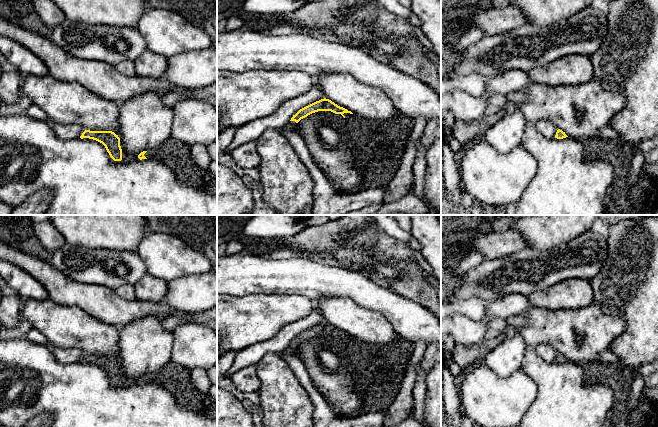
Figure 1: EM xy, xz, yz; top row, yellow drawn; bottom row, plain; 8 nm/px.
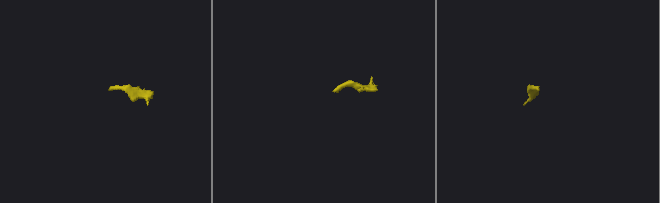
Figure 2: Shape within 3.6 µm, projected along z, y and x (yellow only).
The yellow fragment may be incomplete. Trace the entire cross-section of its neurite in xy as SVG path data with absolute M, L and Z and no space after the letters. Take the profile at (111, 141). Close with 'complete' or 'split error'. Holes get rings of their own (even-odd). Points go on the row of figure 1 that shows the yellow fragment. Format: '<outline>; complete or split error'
M85 130L80 136L81 139L89 138L102 143L110 157L114 161L122 160L122 149L120 146L120 138L112 131L90 131Z; complete

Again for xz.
M324 98L300 109L284 128L297 131L297 123L301 119L318 111L331 111L335 114L341 114L346 119L348 128L346 146L355 151L356 161L359 163L363 174L363 181L359 191L387 187L401 164L413 130L413 120L397 111L393 119L379 123L361 118L351 111L338 106L331 100Z; split error

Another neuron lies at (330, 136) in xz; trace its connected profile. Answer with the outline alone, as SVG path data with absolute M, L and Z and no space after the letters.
M322 124L319 127L318 136L322 143L328 147L339 146L343 141L342 132L329 124Z

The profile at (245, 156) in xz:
M248 142L237 147L232 152L235 164L240 168L256 168L258 169L261 158L257 151L256 142Z

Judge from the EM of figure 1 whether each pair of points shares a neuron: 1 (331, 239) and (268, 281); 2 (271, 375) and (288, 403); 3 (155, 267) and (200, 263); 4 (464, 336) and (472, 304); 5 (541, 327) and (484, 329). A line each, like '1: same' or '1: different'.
1: different
2: same
3: same
4: different
5: different

